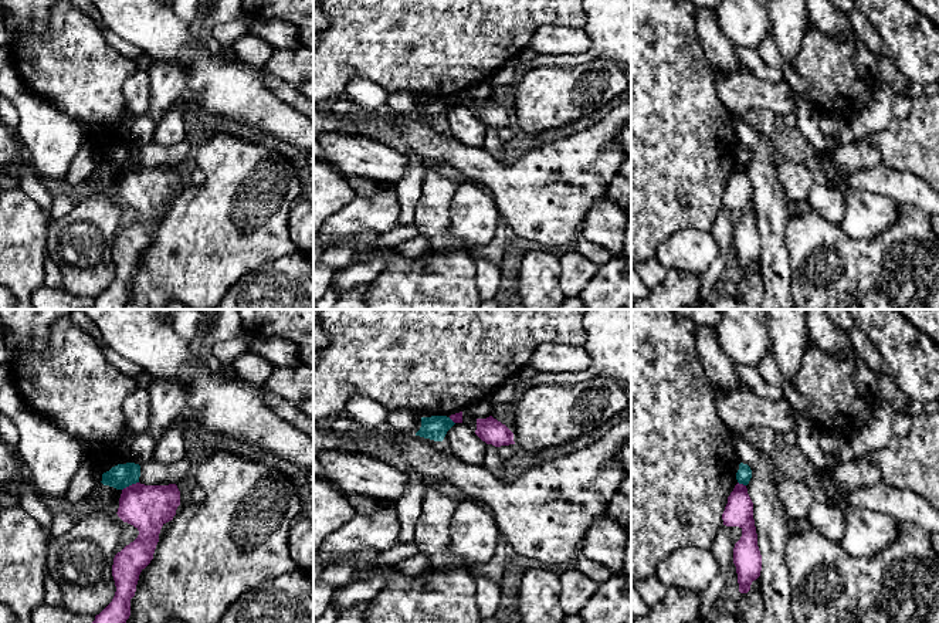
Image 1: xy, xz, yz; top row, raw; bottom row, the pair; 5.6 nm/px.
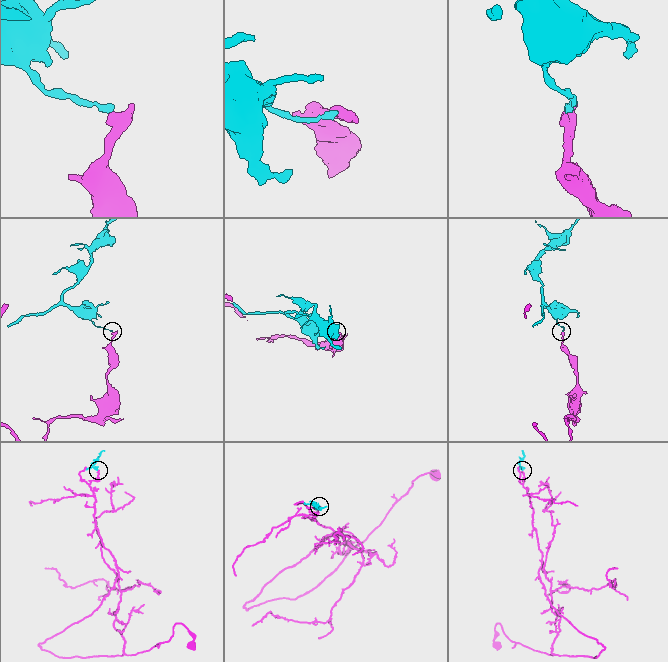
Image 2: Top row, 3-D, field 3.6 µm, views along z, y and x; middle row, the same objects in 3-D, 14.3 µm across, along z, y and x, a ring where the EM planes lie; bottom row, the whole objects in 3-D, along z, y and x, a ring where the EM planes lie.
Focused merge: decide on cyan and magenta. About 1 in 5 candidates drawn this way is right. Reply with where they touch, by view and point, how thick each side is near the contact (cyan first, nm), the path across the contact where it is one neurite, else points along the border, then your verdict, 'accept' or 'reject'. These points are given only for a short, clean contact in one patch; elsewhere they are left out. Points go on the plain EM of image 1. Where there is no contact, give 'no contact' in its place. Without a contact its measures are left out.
meets cyan in xy at (129, 166); 140 nm thick on the cyan side, 260 nm on the other; border along xy (138, 163), (122, 172); reject

